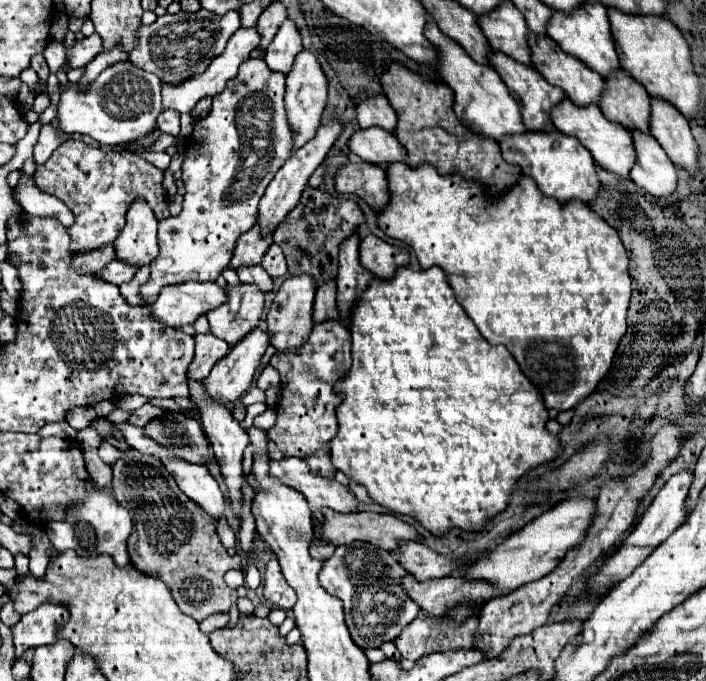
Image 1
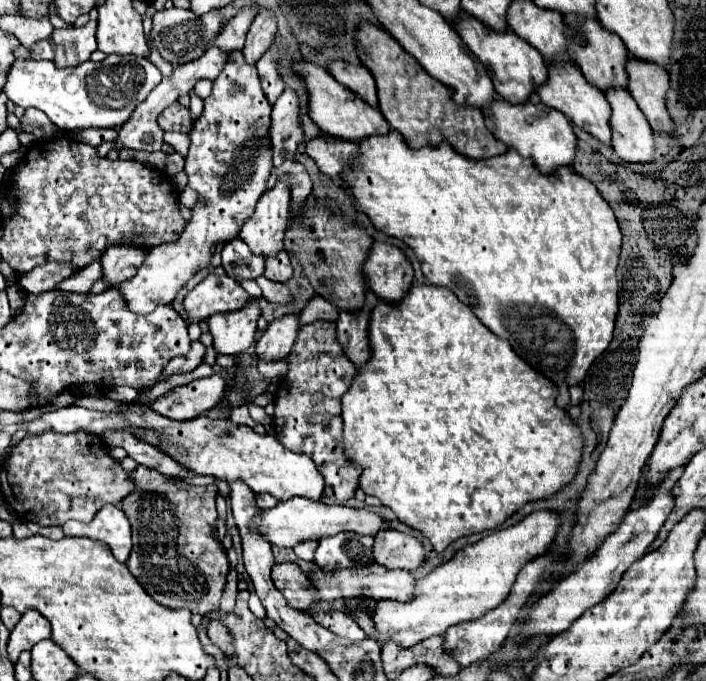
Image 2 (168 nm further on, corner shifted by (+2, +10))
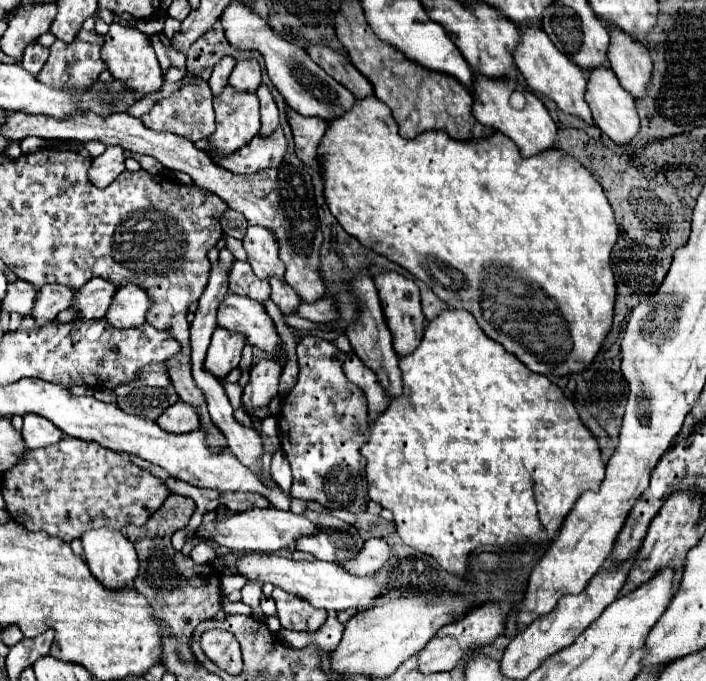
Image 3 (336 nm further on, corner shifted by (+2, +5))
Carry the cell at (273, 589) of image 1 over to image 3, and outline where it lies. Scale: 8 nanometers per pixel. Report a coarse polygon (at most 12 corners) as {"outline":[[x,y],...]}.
{"outline":[[273,589],[277,617],[287,629],[315,633],[325,609]]}

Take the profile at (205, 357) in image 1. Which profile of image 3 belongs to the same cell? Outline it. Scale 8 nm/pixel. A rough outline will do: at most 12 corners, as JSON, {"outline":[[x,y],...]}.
{"outline":[[163,363],[115,389],[125,413],[153,421],[179,401]]}

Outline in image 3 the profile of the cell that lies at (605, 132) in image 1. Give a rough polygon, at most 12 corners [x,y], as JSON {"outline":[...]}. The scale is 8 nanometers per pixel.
{"outline":[[519,29],[517,69],[533,91],[593,125],[577,69],[543,29]]}

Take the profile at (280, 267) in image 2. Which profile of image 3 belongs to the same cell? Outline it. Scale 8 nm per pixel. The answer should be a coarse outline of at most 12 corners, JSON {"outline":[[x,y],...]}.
{"outline":[[269,279],[271,301],[283,315],[297,313],[301,299],[293,287]]}

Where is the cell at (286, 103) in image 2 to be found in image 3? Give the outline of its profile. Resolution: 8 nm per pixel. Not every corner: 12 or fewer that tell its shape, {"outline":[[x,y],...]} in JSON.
{"outline":[[279,127],[271,137],[213,157],[231,173],[257,173],[281,165],[287,141]]}

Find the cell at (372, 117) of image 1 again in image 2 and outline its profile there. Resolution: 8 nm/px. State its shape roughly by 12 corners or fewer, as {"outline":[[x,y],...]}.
{"outline":[[333,62],[329,72],[369,106],[379,108],[375,78],[365,66]]}

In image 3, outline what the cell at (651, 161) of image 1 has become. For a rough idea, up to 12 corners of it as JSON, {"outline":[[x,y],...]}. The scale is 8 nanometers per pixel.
{"outline":[[611,69],[587,73],[595,125],[617,145],[639,131],[633,97]]}

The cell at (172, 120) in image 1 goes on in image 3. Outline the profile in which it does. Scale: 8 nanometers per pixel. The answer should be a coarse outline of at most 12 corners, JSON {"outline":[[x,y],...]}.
{"outline":[[201,77],[157,101],[147,129],[197,143],[215,129],[213,95]]}

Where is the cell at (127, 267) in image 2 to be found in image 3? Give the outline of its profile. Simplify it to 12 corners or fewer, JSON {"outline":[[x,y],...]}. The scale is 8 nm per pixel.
{"outline":[[95,277],[71,305],[77,319],[101,319],[117,287]]}

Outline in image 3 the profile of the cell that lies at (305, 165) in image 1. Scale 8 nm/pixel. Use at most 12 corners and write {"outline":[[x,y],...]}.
{"outline":[[249,227],[243,239],[259,279],[283,279],[285,265],[269,229]]}

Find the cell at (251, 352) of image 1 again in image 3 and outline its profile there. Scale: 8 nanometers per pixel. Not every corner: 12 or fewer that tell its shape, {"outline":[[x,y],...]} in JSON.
{"outline":[[177,401],[163,411],[157,425],[167,433],[199,429],[191,405]]}

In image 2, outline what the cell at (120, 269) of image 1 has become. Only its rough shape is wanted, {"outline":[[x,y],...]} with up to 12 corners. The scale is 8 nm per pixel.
{"outline":[[101,262],[77,270],[57,288],[69,292],[89,292],[103,278]]}

